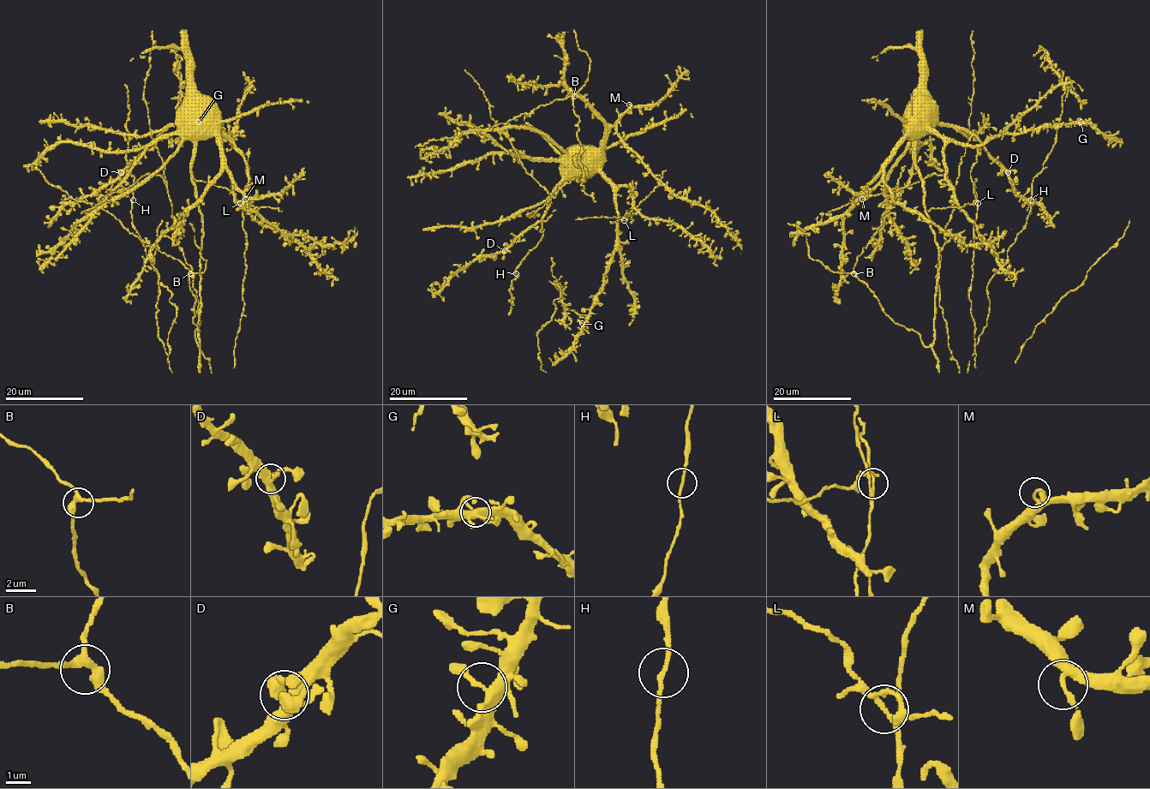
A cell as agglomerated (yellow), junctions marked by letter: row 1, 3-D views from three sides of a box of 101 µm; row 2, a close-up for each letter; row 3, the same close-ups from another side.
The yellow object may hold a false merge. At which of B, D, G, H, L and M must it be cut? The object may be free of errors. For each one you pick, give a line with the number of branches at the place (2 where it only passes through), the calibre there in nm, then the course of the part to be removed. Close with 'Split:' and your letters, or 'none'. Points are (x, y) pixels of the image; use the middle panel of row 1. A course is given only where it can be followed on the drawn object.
L: 4 branches meet; 150 nm thick; foreign part runs (624, 220), (658, 184), (666, 170)
Split: L

